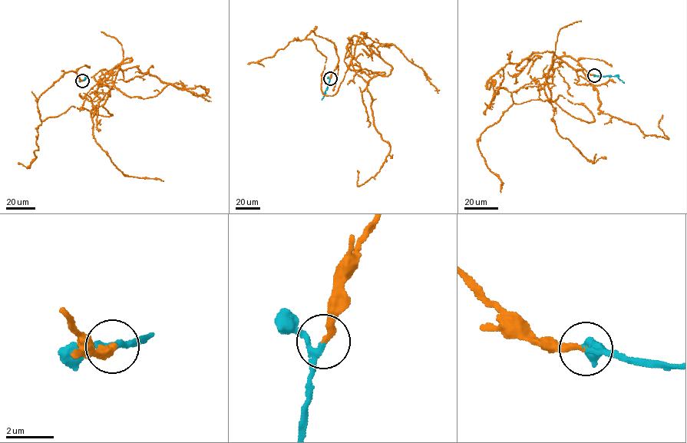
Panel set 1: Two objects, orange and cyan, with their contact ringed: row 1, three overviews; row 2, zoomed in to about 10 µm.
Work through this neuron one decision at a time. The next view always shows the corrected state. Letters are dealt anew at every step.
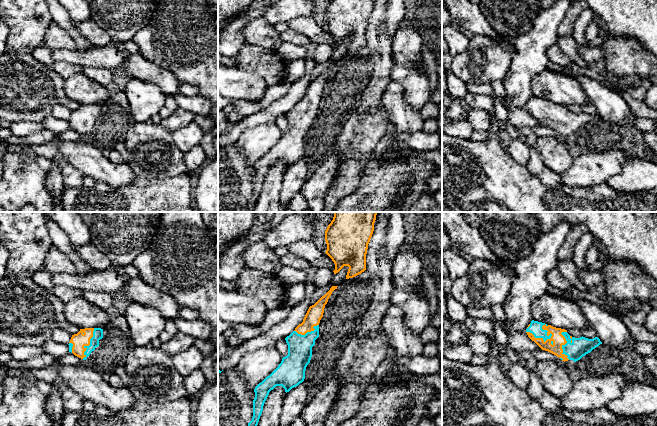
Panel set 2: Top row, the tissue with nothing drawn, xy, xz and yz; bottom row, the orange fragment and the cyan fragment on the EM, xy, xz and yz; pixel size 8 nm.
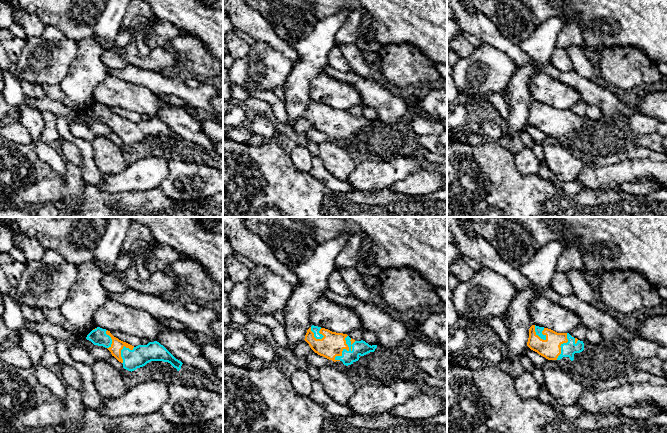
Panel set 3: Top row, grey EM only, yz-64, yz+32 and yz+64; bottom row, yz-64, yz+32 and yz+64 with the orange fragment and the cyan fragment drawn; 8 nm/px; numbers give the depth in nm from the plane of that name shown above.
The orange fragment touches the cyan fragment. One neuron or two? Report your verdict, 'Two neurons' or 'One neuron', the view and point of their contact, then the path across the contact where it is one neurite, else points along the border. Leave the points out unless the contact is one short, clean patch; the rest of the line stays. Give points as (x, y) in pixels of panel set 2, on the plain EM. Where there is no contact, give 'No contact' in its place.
One neuron. Touches orange at yz (539, 114)

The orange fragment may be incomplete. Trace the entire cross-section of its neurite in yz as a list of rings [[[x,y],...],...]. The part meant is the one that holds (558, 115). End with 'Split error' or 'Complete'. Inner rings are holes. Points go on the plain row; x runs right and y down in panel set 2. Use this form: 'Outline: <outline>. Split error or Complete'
Outline: [[[534,96],[528,101],[526,109],[542,126],[556,131],[564,138],[568,136],[576,138],[602,120],[598,113],[575,114],[565,105]]]. Split error

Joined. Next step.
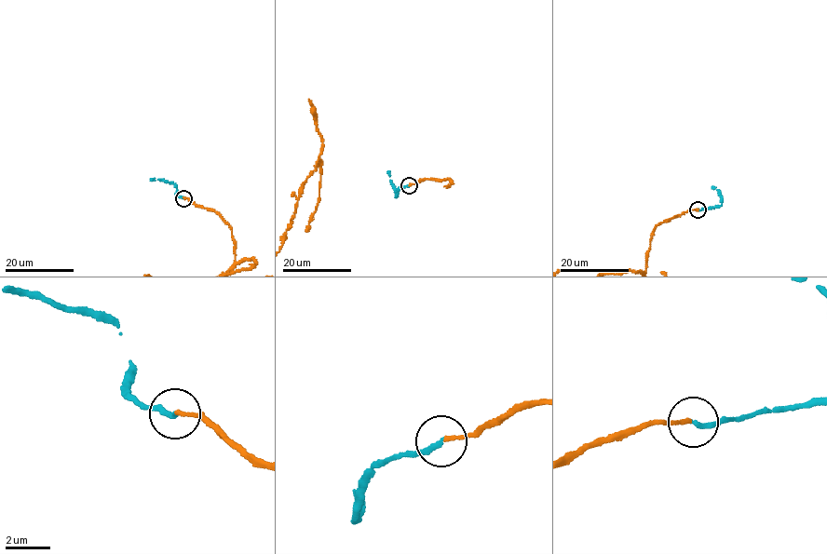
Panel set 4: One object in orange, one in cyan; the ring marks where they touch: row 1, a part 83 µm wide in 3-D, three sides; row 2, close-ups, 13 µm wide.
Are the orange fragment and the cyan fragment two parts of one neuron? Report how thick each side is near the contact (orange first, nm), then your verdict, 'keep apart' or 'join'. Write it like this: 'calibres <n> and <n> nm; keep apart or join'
calibres 170 and 240 nm; join

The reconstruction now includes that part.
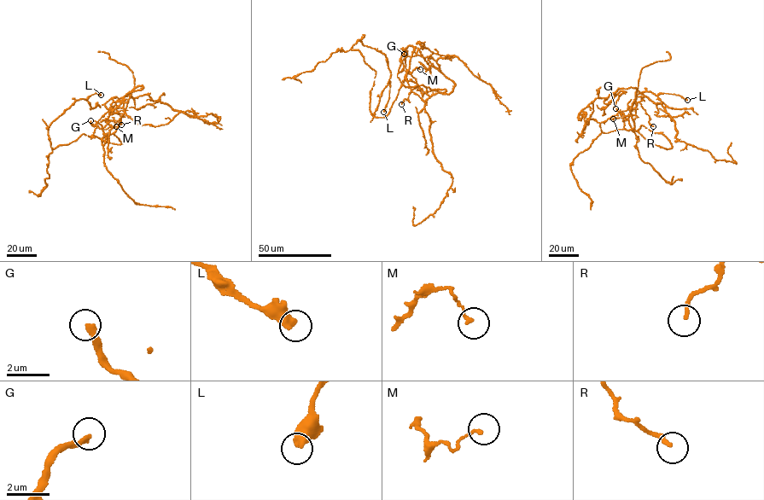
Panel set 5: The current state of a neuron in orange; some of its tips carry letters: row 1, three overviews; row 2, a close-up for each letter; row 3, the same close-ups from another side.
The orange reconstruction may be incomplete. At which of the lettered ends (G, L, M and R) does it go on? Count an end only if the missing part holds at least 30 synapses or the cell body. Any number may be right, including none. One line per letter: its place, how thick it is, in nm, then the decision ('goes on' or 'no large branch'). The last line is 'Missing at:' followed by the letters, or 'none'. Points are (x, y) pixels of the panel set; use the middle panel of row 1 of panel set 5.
G: (404, 54) | 240 nm | goes on
L: (383, 112) | 550 nm | no large branch
M: (420, 69) | 140 nm | no large branch
R: (401, 104) | 170 nm | no large branch
Missing at: G

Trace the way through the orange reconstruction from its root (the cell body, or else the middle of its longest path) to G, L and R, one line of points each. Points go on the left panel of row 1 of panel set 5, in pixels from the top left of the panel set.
G: (114, 135), (112, 133), (104, 137), (102, 125), (97, 122), (93, 125), (90, 120)
L: (114, 135), (123, 142), (84, 134), (69, 144), (51, 148), (51, 122), (77, 101), (101, 95)
R: (114, 135), (132, 90), (116, 102), (121, 124)

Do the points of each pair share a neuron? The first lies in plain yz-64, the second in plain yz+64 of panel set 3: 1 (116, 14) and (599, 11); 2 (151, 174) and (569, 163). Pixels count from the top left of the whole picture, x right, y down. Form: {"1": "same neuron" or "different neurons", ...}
{"1": "different neurons", "2": "different neurons"}

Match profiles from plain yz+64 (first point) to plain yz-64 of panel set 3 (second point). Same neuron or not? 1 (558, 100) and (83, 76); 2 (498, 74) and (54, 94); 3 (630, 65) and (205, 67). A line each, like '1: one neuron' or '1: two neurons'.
1: two neurons
2: two neurons
3: one neuron

